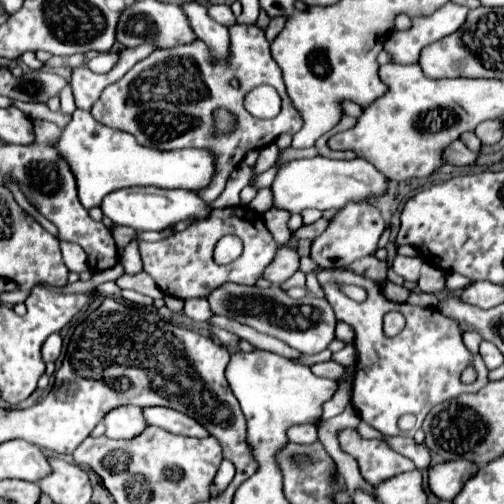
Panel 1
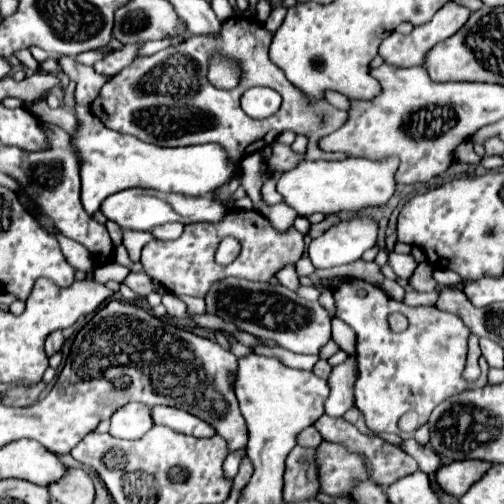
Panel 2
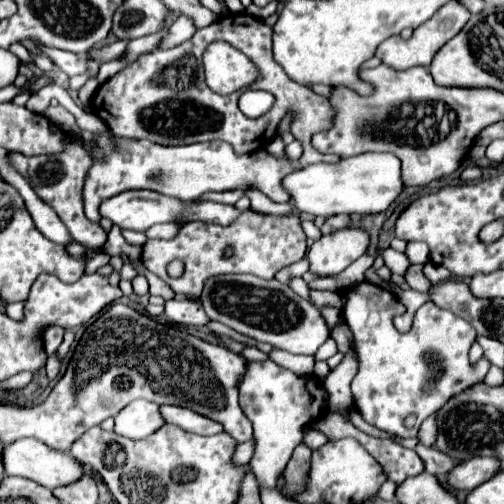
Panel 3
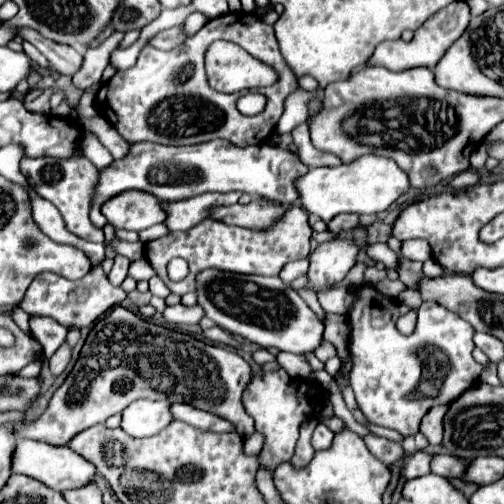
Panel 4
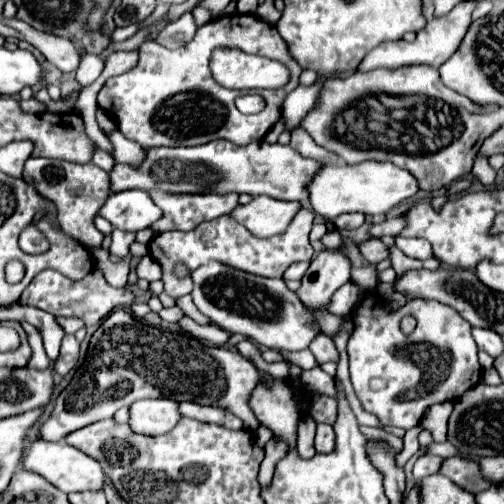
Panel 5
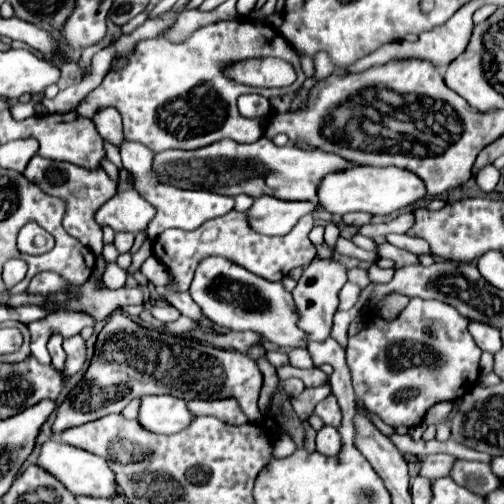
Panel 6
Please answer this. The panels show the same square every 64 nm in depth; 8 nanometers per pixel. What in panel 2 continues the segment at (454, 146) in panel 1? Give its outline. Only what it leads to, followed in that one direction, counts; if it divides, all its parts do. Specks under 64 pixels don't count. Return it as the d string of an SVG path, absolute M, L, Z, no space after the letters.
M472 142L458 144L452 158L454 158L454 162L462 162L462 164L478 164L482 159L472 150Z

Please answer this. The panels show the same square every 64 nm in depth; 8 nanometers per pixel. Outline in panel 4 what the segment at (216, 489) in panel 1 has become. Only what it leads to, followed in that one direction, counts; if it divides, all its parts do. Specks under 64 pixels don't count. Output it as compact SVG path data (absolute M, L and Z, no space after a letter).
M255 432L244 441L244 451L248 455L258 454L262 449L264 437L262 434Z

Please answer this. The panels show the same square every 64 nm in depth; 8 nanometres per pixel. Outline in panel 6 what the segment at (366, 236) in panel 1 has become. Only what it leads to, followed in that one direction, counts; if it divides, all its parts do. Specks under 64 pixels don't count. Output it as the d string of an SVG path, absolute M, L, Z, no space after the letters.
M316 258L298 280L298 286L292 290L292 296L296 300L296 308L300 314L300 328L308 332L308 340L324 340L330 336L332 316L338 306L338 290L346 284L346 266L336 258Z

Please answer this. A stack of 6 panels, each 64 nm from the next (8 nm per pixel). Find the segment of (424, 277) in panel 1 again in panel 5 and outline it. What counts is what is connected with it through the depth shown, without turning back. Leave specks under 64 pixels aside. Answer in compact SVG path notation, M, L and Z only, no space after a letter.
M390 248L390 260L392 260L392 268L396 270L398 276L404 276L404 272L408 272L408 270L422 268L422 262L420 262L420 260L408 258L408 256L402 254L398 248Z

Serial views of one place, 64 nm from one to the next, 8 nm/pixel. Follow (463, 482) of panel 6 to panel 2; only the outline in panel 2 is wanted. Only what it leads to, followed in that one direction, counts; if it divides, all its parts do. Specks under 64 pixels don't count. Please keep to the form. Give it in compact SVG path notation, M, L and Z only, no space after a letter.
M414 438L402 440L400 448L402 448L404 452L408 452L408 454L418 462L418 468L420 468L422 472L426 472L426 474L434 474L436 468L440 466L440 458L432 452L432 448L418 444Z

